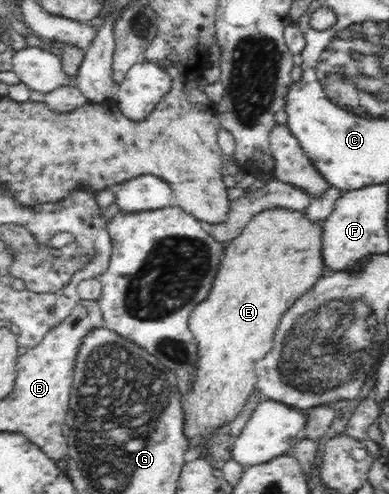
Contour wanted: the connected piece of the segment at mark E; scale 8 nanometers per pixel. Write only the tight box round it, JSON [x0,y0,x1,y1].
[181,208,327,448]

